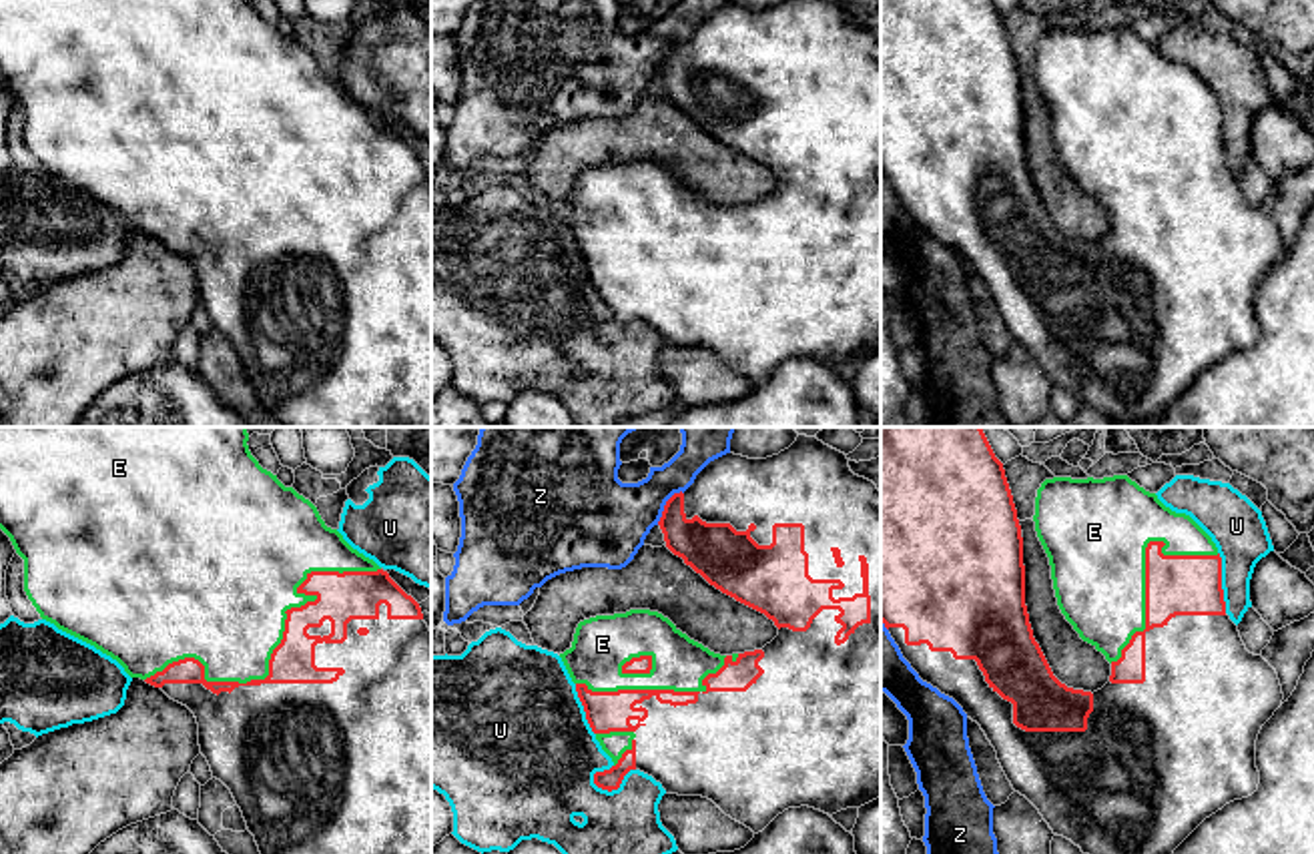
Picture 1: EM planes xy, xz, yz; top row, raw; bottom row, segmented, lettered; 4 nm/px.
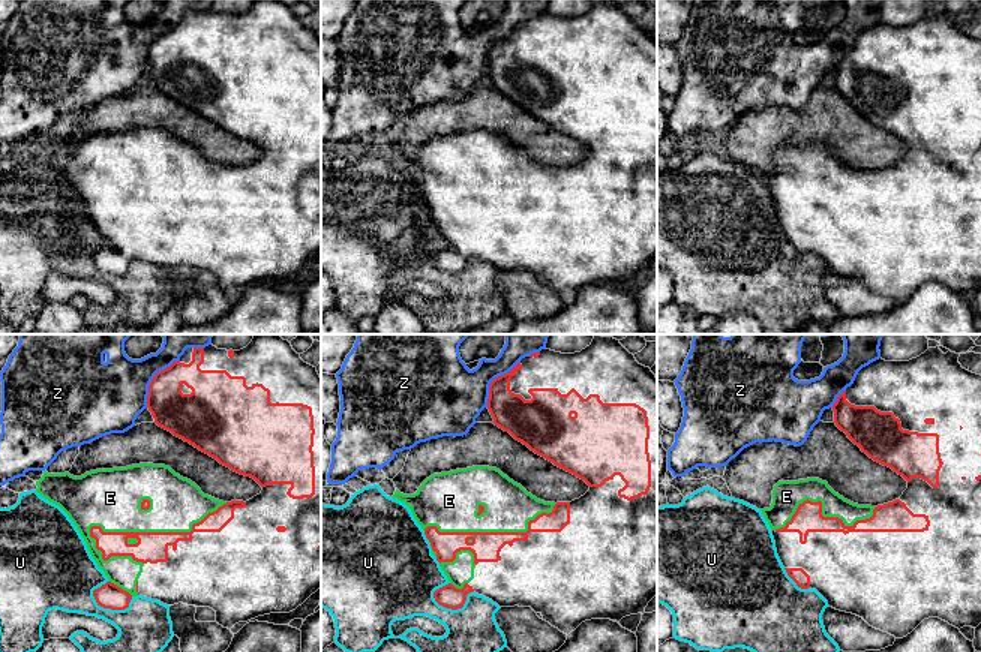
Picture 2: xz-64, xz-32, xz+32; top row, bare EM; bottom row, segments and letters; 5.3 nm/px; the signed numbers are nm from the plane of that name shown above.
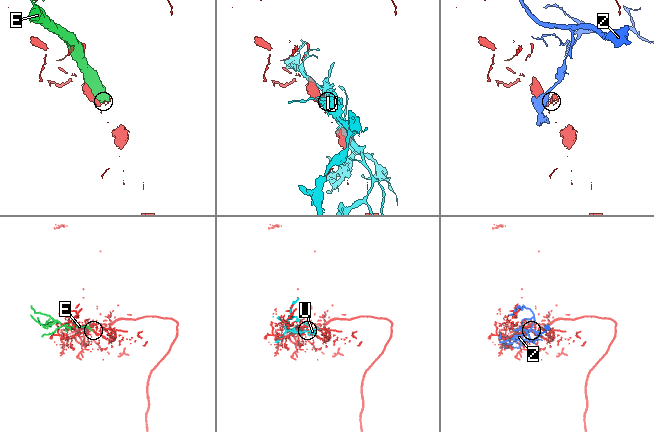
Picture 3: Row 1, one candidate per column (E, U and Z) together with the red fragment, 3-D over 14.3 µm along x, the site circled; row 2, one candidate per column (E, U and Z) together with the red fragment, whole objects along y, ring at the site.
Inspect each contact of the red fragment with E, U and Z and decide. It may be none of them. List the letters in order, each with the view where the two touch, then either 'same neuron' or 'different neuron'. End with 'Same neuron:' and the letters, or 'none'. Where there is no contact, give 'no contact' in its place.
E: xy | same neuron
U: xz | different neuron
Z: xz | different neuron
Same neuron: E

